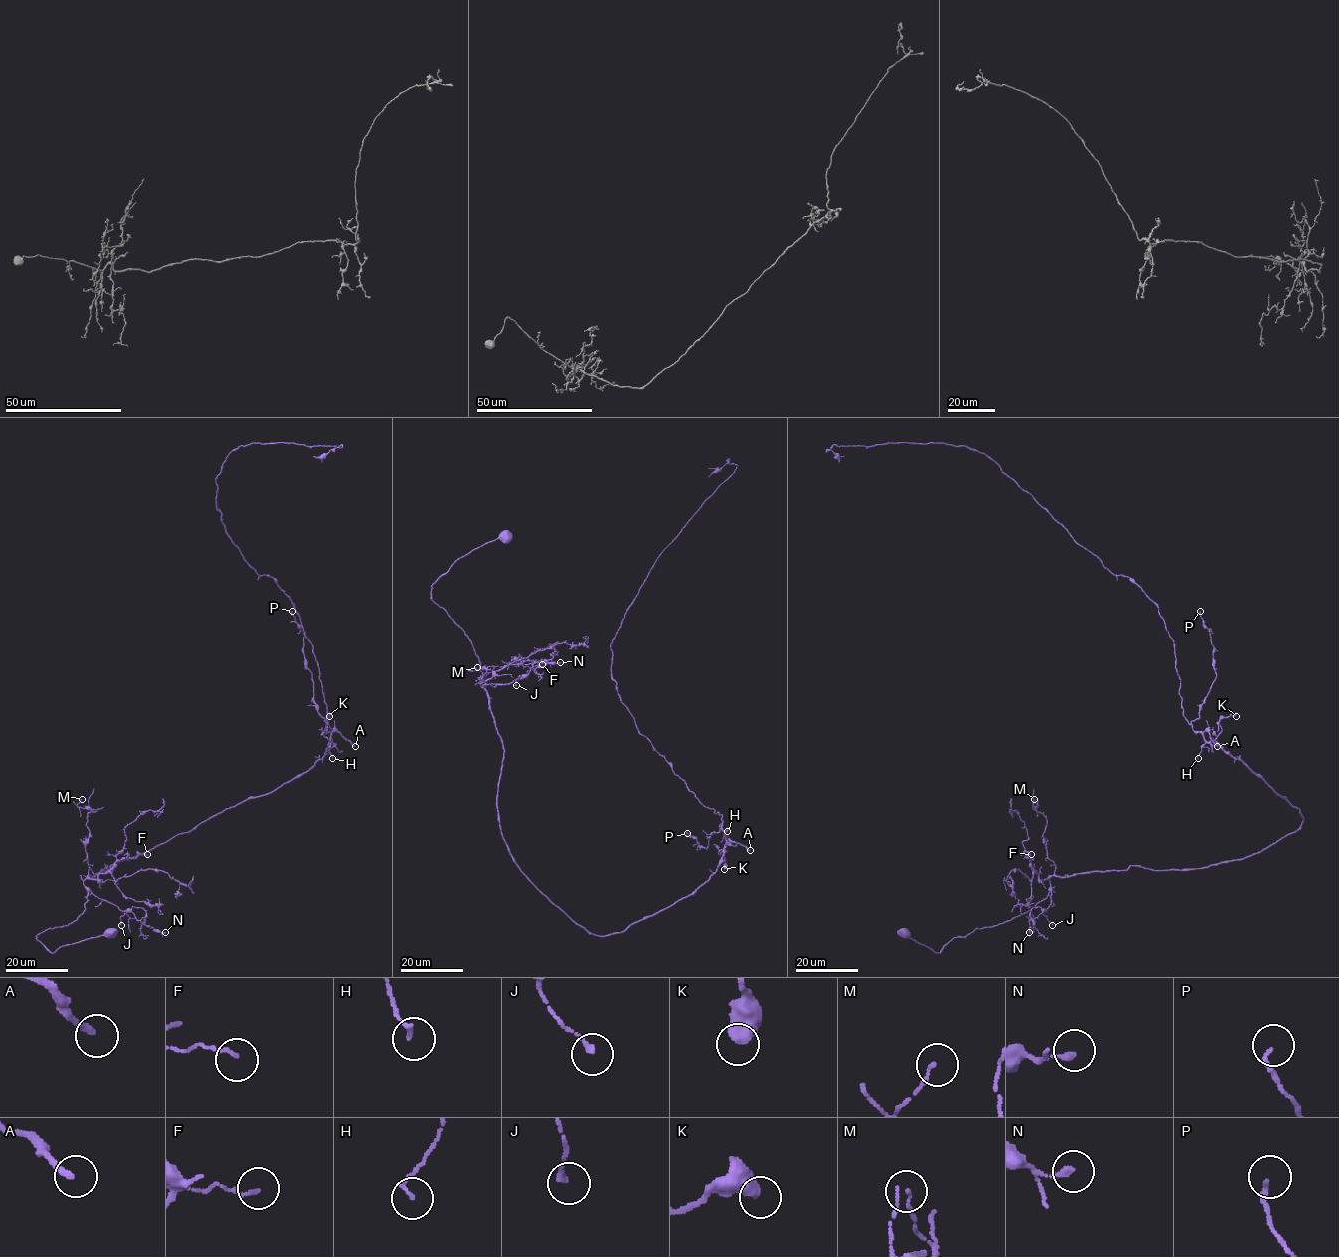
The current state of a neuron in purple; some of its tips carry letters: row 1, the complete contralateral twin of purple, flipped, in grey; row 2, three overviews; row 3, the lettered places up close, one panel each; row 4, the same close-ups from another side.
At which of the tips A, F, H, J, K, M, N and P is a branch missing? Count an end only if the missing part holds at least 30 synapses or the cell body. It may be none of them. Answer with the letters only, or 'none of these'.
A

